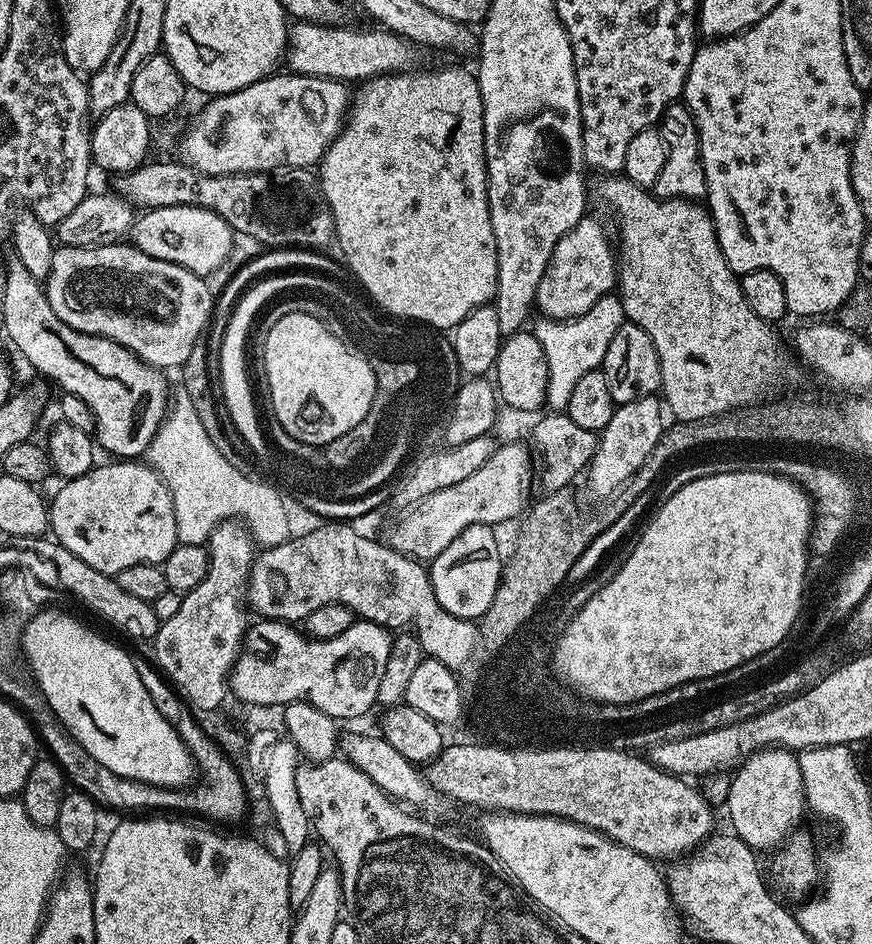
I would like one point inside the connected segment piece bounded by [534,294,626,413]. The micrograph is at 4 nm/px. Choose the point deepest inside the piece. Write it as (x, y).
(574, 347)

